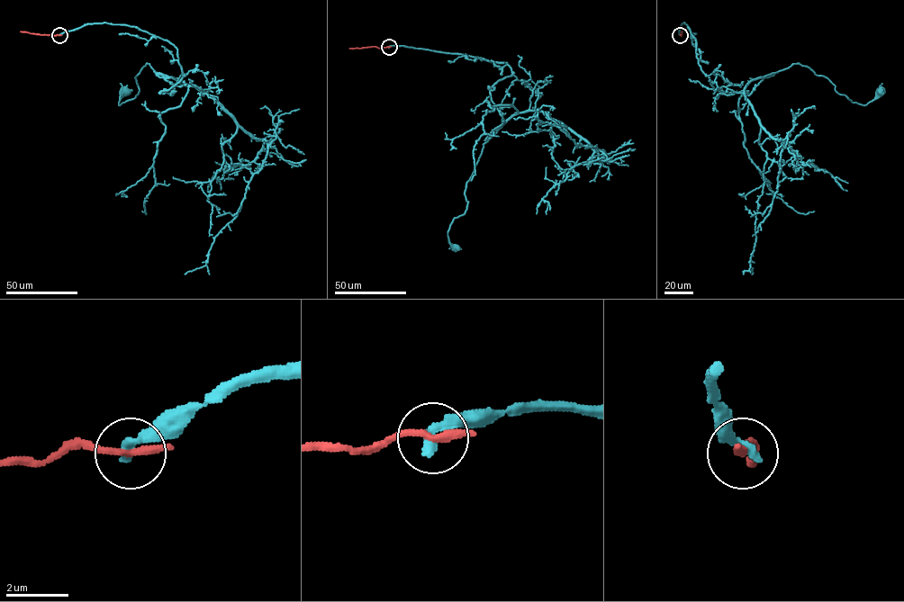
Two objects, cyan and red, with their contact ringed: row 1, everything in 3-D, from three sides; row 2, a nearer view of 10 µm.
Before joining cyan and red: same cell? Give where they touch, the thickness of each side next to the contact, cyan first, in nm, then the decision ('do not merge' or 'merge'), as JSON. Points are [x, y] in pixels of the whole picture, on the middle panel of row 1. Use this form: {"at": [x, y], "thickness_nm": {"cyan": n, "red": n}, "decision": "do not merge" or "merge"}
{"at": [389, 47], "thickness_nm": {"cyan": 420, "red": 240}, "decision": "do not merge"}

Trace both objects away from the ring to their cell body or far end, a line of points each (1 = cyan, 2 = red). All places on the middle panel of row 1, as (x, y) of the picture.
1: (389, 47), (506, 62), (512, 72), (491, 88), (502, 122), (465, 184), (466, 210), (447, 233), (455, 247)
2: (389, 47), (349, 49)

